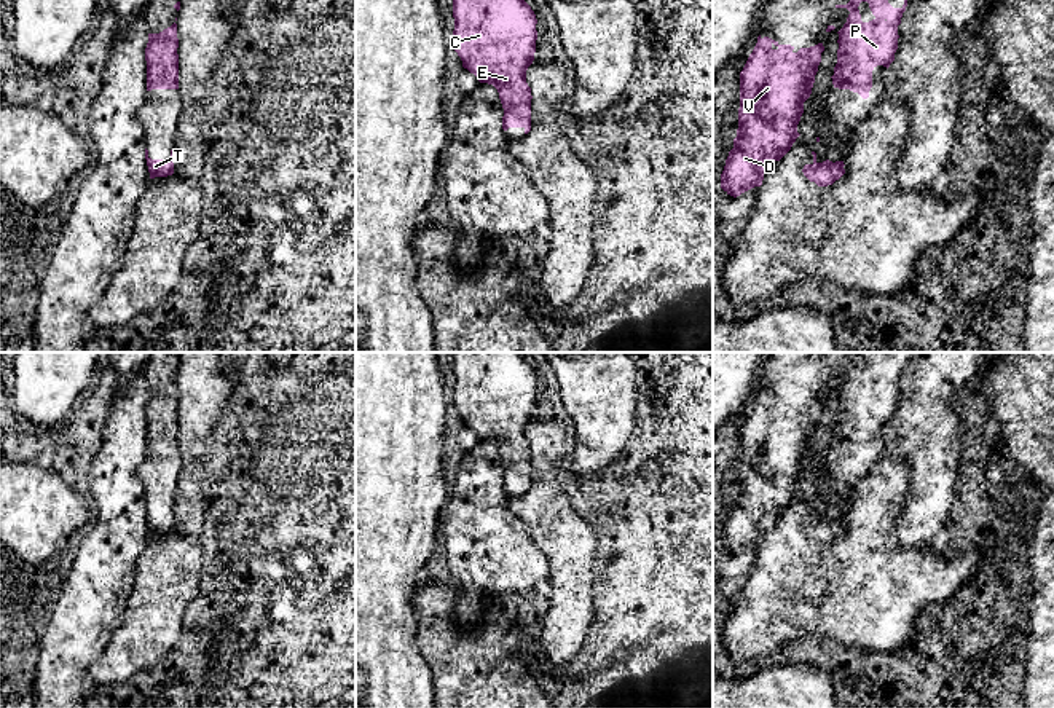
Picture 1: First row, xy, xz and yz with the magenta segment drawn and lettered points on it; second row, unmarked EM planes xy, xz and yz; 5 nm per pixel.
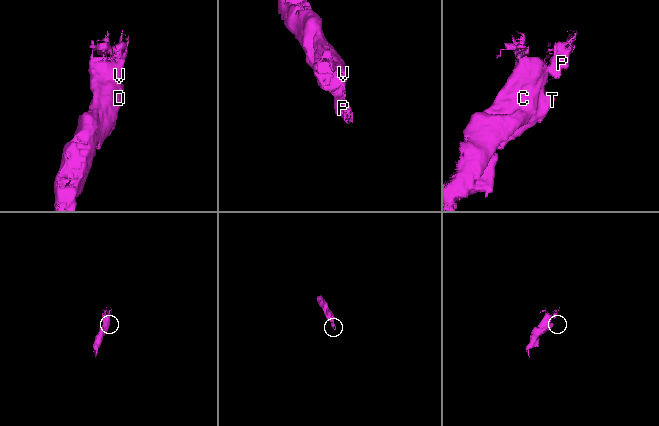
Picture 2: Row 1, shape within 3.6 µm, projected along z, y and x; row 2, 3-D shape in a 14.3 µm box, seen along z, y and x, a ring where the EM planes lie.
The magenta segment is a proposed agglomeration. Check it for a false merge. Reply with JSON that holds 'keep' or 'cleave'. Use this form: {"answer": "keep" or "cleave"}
{"answer": "keep"}

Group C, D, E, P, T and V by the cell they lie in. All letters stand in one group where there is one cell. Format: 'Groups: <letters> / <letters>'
Groups: C D E P T V

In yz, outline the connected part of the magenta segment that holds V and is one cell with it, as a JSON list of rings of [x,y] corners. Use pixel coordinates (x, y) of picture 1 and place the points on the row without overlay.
[[[759,392],[740,429],[738,486],[721,531],[721,545],[733,555],[761,544],[765,523],[780,518],[800,493],[797,482],[824,403],[792,407]]]

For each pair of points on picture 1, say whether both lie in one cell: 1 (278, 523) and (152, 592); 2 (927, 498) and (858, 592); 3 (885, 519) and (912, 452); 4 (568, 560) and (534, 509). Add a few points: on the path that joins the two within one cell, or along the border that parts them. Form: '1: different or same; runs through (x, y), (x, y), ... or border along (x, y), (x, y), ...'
1: different; border along (204, 525), (200, 590)
2: different; border along (909, 482), (898, 519)
3: different; border along (904, 501), (898, 519)
4: same; runs through (560, 547), (557, 533), (547, 522)

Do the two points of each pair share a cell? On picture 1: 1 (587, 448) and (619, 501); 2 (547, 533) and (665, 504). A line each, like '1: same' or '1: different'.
1: different
2: different

